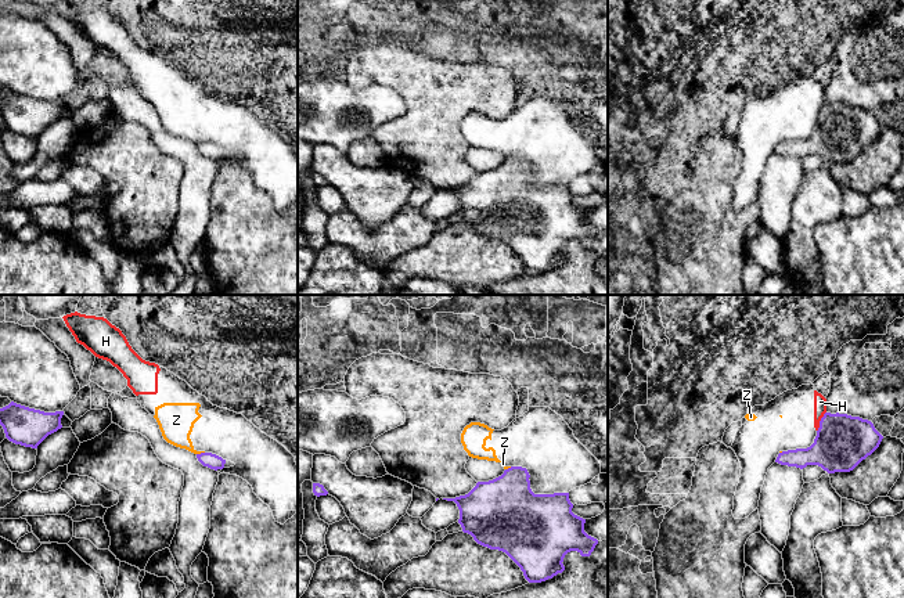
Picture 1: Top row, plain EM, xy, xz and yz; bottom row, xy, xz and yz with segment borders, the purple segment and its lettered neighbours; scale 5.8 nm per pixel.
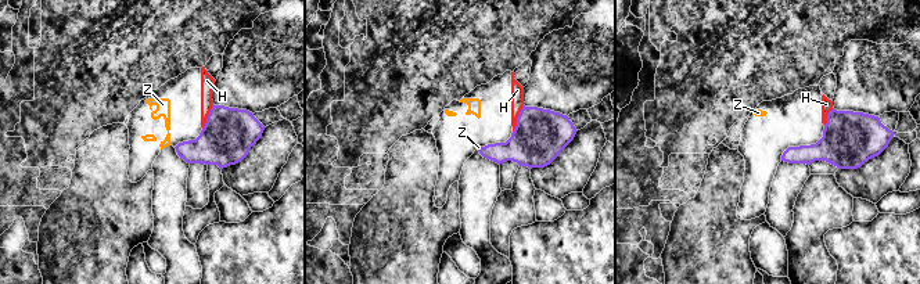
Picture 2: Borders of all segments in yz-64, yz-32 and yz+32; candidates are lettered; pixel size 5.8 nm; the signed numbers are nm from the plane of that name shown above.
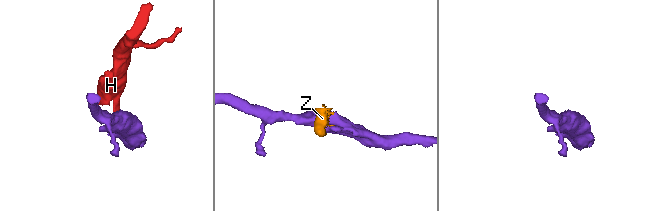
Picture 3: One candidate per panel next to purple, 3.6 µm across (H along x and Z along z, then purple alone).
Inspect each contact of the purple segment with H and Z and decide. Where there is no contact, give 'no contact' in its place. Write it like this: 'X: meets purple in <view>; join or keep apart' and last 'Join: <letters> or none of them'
H: meets purple in yz; keep apart
Z: meets purple in xy; keep apart
Join: none of them

